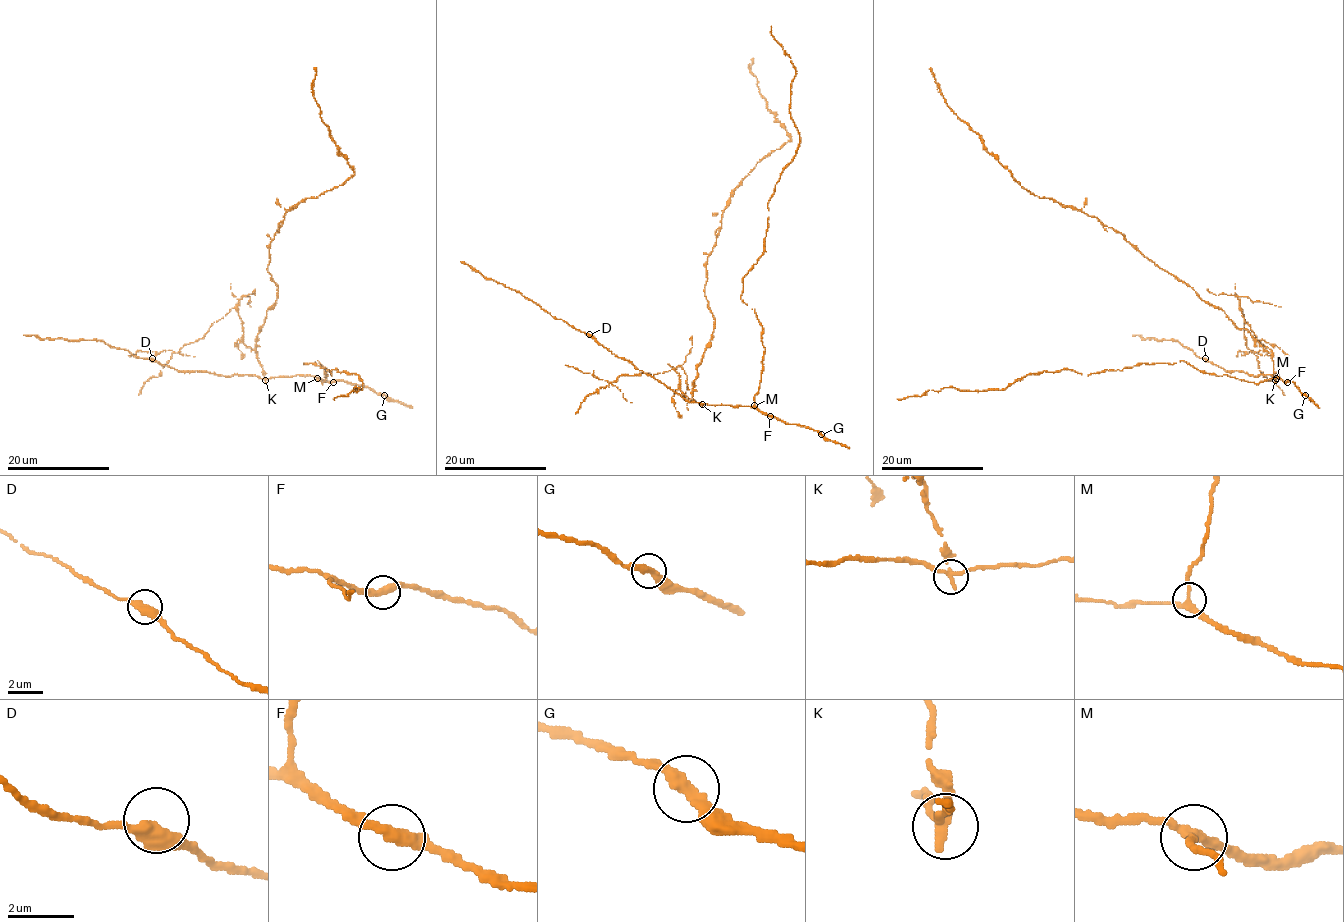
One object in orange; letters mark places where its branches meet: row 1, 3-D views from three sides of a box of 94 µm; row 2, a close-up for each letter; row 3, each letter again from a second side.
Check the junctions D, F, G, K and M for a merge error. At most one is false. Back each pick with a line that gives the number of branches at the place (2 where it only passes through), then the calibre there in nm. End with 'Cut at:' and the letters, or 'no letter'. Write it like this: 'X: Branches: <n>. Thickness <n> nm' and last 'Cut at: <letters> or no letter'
K: Branches: 3. Thickness 280 nm
Cut at: K

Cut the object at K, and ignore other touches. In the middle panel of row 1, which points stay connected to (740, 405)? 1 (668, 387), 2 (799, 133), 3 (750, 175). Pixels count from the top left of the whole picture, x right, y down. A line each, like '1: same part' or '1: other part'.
1: same part
2: same part
3: other part

